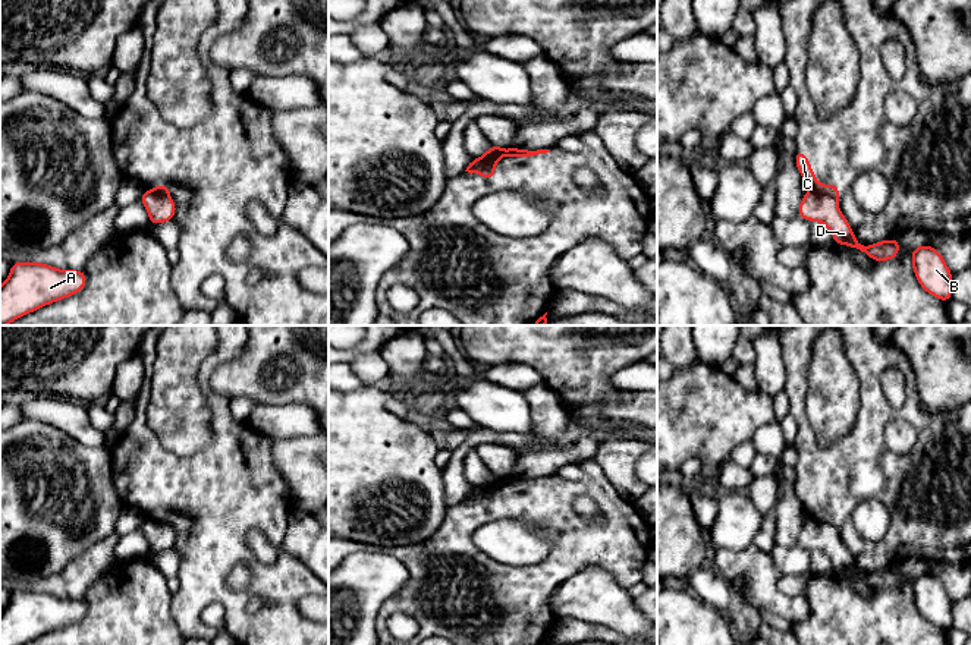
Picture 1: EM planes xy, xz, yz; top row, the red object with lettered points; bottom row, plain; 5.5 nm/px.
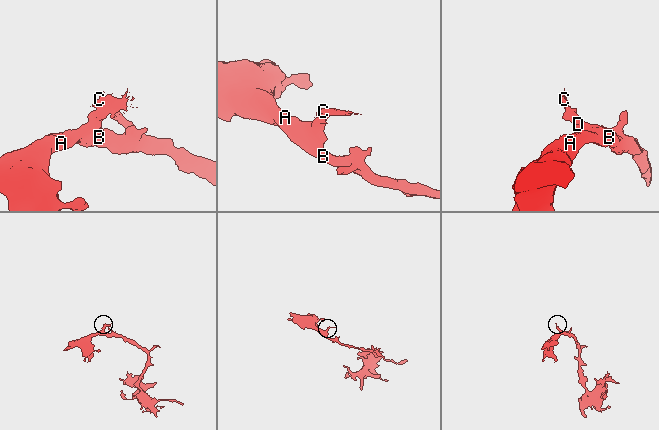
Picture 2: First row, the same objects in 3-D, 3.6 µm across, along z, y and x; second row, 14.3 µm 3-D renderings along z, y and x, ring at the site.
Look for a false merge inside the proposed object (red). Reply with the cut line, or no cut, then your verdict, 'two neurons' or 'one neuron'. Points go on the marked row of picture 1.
xz (505, 148), (480, 170) | two neurons

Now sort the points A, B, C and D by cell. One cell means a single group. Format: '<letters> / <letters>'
A B D / C

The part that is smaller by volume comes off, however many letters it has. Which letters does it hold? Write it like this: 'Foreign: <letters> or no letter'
Foreign: C

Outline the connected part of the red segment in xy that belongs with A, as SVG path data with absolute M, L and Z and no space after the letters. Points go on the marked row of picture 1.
M38 261L12 262L10 273L0 287L0 325L66 299L84 290L84 270L59 270Z

